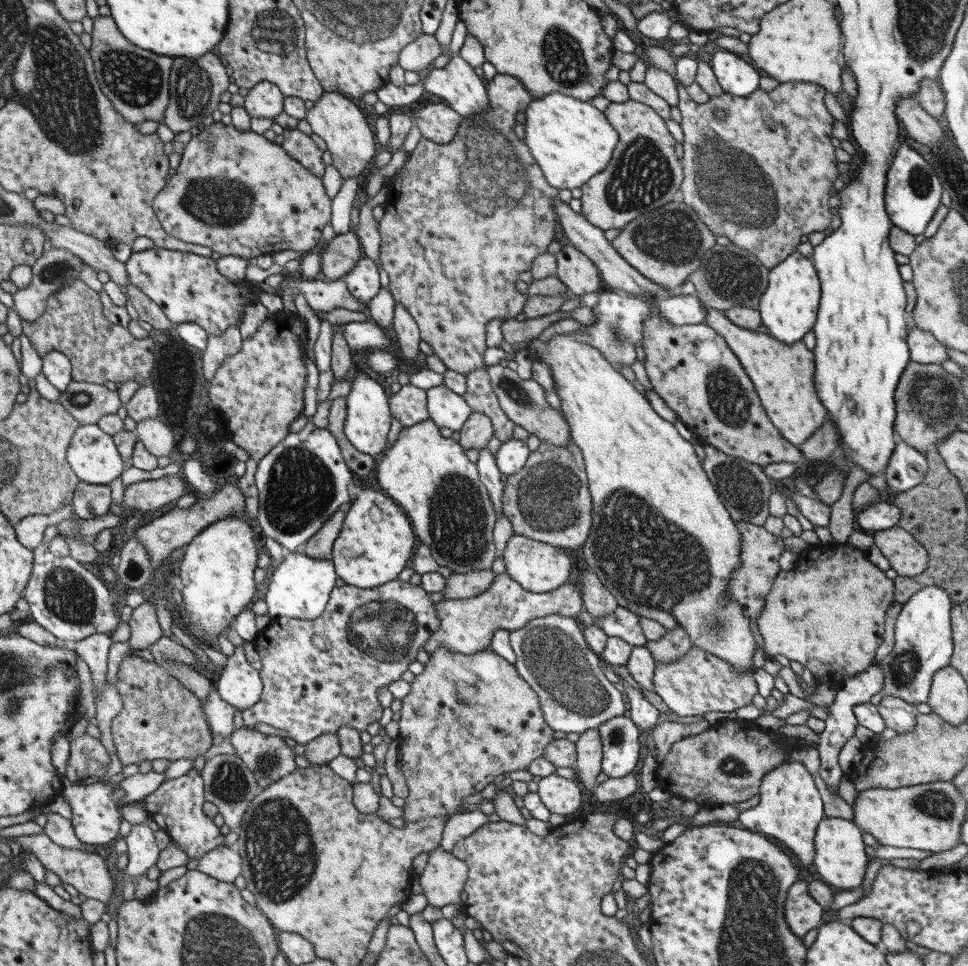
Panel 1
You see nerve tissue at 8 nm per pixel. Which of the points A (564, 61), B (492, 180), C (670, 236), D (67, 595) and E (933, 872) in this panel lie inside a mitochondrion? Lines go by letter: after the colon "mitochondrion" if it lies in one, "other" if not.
A: mitochondrion
B: mitochondrion
C: mitochondrion
D: mitochondrion
E: other

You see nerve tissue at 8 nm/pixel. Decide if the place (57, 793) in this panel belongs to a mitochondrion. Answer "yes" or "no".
no

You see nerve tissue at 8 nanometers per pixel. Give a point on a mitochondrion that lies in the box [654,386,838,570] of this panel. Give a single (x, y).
(742, 490)

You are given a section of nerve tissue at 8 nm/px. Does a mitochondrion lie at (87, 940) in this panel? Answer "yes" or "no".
no

